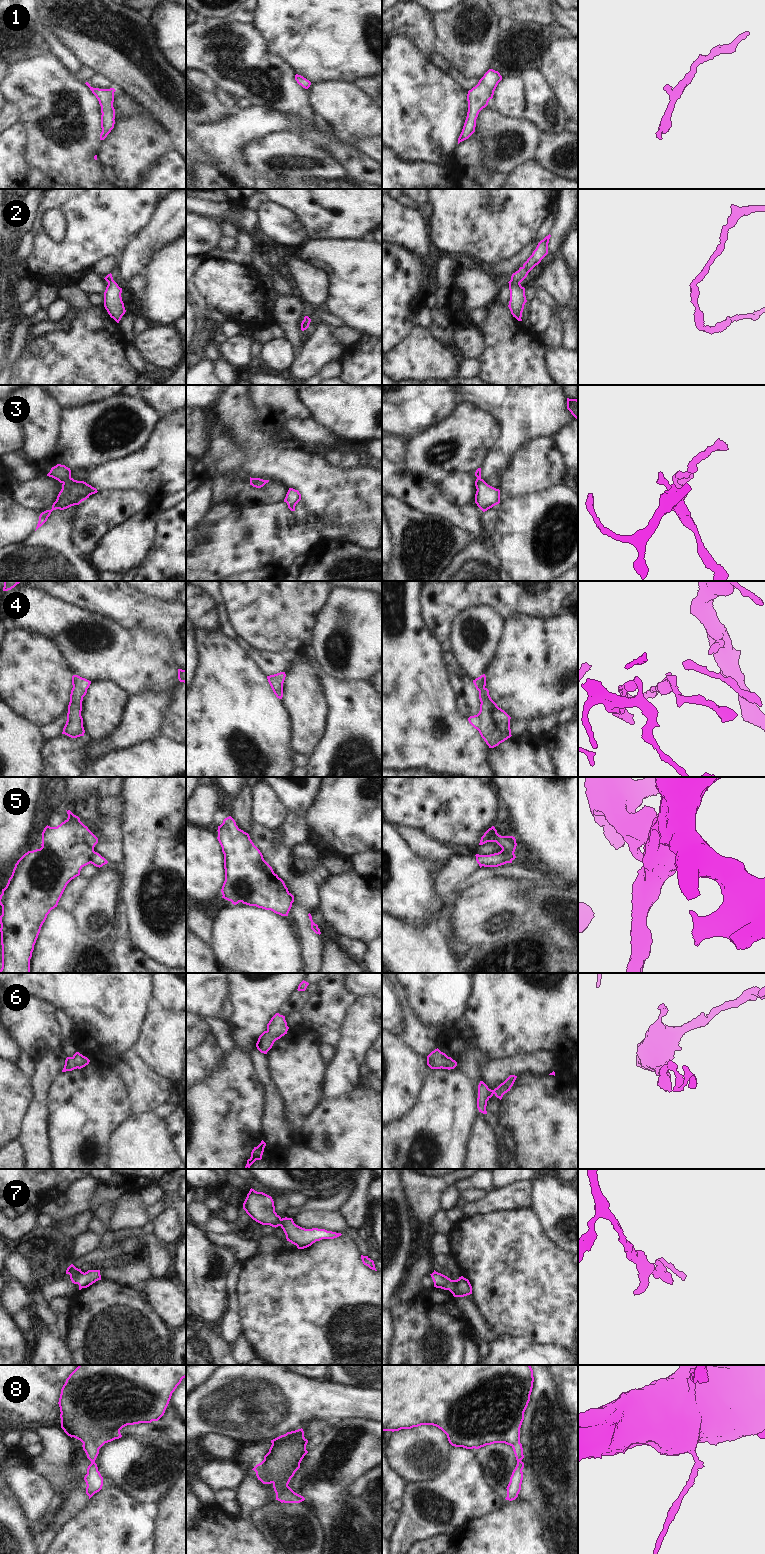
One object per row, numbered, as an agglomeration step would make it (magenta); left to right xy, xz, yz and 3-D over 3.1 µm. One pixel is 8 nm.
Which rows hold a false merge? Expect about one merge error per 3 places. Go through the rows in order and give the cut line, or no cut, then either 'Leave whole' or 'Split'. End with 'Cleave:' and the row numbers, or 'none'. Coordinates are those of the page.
1: No split. Leave whole
2: No split. Leave whole
3: No split. Leave whole
4: No split. Leave whole
5: Split along yz (500, 851), (507, 854), (511, 861). Split
6: No split. Leave whole
7: No split. Leave whole
8: No split. Leave whole
Cleave: 5.

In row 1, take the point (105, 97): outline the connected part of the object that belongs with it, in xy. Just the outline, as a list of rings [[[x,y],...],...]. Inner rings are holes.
[[[88,82],[85,83],[92,93],[96,96],[101,106],[101,128],[100,140],[104,140],[107,135],[114,128],[115,124],[115,109],[113,107],[114,102],[114,88],[110,89],[99,89],[93,88]]]

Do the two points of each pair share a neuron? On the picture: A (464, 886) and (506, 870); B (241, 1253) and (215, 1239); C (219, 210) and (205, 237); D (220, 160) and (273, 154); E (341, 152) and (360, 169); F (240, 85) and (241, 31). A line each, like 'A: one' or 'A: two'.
A: one
B: one
C: two
D: two
E: one
F: one

